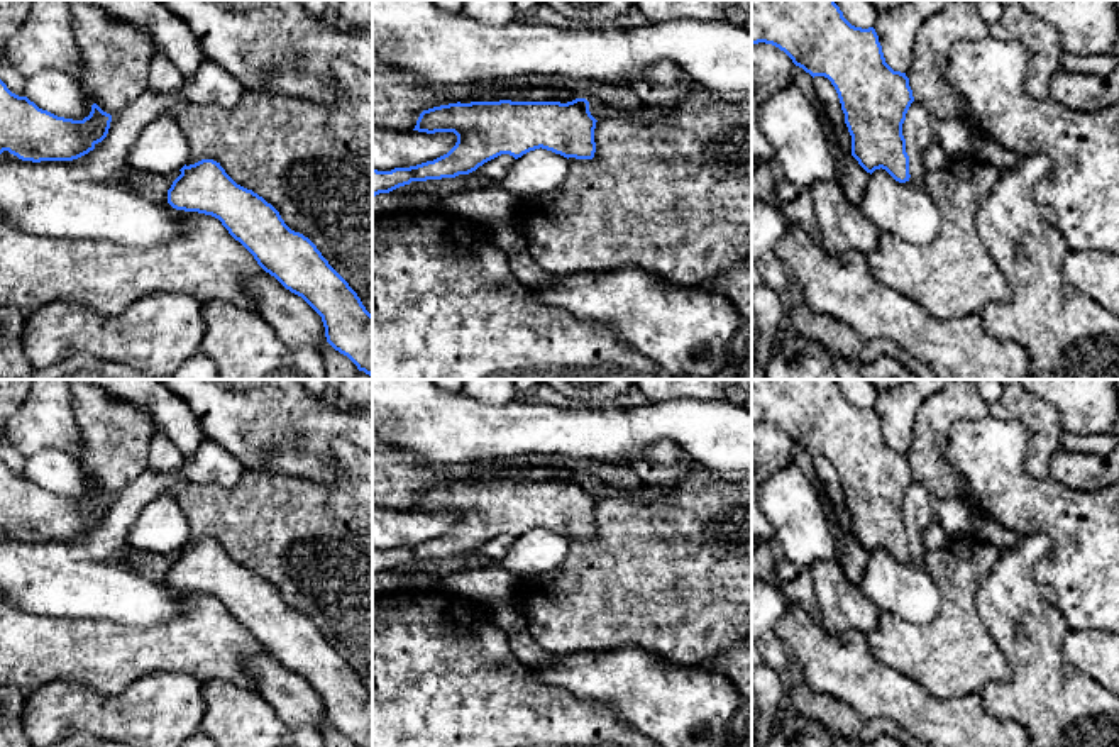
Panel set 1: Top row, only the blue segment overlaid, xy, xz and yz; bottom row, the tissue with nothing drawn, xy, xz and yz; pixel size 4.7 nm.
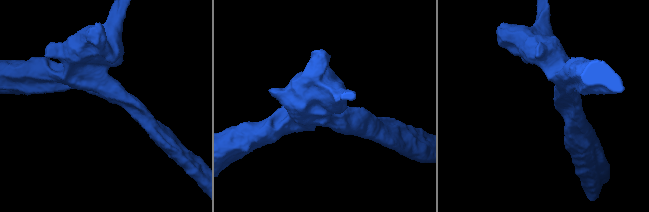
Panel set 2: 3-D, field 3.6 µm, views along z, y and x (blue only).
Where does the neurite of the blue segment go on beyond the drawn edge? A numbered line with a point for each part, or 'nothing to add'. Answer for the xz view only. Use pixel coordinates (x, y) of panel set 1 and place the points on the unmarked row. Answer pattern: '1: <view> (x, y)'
nothing to add

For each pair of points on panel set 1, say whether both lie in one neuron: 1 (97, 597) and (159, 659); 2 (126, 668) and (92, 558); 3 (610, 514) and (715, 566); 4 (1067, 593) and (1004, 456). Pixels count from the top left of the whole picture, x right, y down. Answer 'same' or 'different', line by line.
1: different
2: different
3: same
4: same

